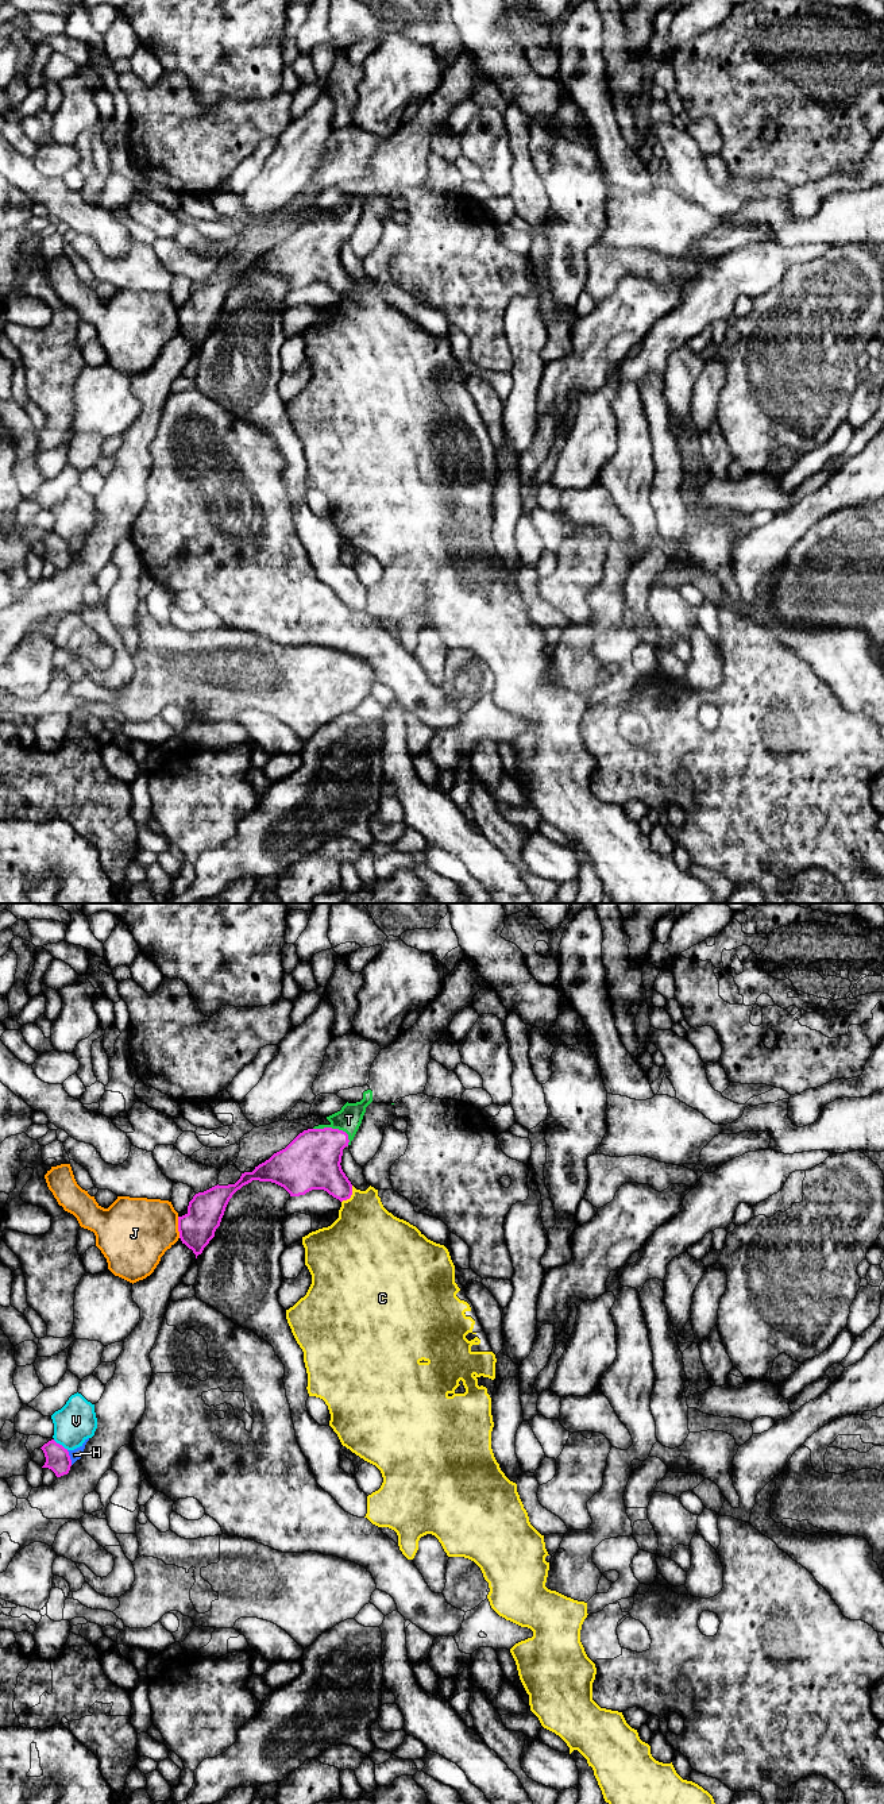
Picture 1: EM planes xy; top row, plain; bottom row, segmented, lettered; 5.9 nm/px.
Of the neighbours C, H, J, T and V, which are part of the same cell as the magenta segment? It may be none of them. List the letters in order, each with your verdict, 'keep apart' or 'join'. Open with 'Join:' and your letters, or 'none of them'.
Join: T
C: keep apart
H: keep apart
J: keep apart
T: join
V: keep apart

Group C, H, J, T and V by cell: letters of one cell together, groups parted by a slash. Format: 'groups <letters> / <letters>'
groups C / H V / J / T

